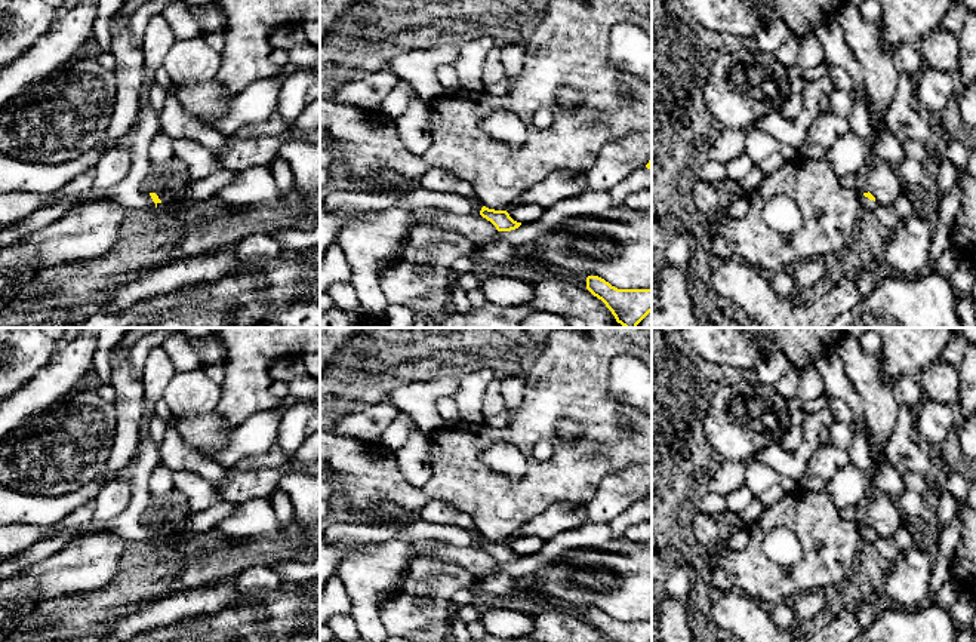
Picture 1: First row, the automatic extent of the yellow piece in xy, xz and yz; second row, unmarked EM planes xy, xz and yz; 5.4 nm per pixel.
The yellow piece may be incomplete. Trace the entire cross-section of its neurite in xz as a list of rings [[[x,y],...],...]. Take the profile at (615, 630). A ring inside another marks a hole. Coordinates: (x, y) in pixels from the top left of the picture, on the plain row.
[[[598,608],[586,609],[586,621],[609,642],[652,642],[652,621],[618,621]]]

